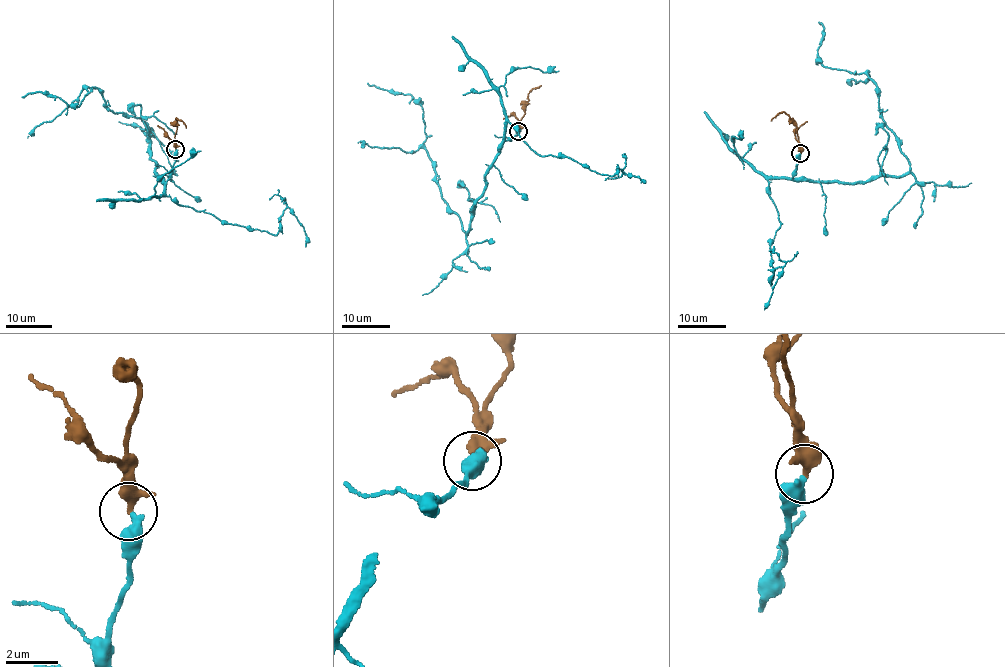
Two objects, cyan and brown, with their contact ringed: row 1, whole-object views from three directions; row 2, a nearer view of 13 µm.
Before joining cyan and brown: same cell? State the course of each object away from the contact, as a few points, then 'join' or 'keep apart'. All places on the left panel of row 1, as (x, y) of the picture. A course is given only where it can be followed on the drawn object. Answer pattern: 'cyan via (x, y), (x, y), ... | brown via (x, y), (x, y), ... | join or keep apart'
cyan via (175, 149), (164, 182), (147, 125), (108, 109), (102, 90), (87, 88), (79, 106), (41, 92), (22, 98) | brown via (175, 149), (177, 119), (186, 127) | join

